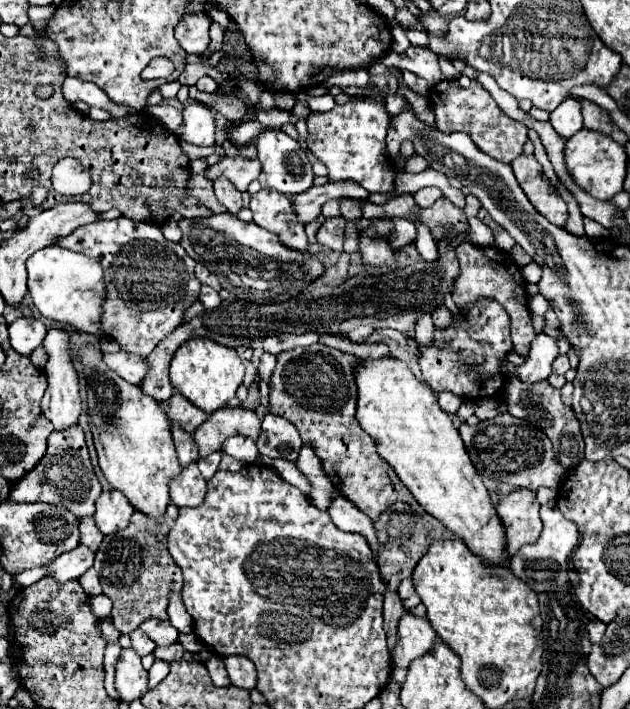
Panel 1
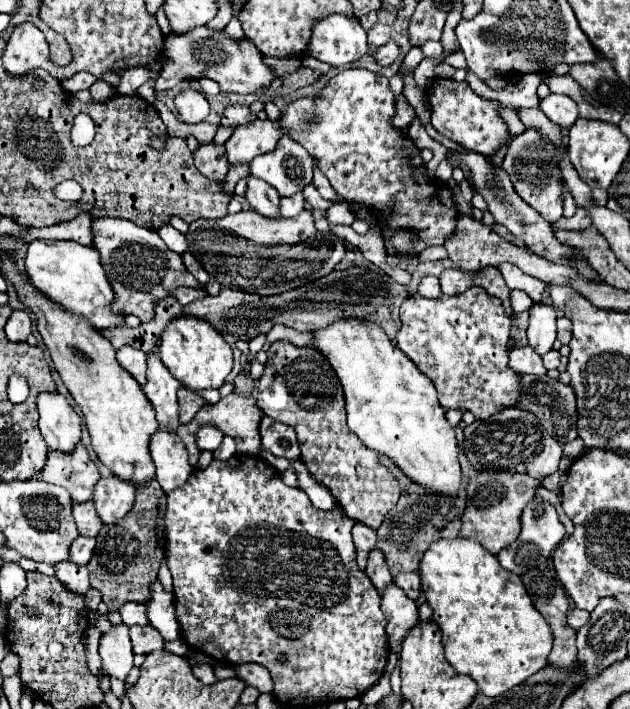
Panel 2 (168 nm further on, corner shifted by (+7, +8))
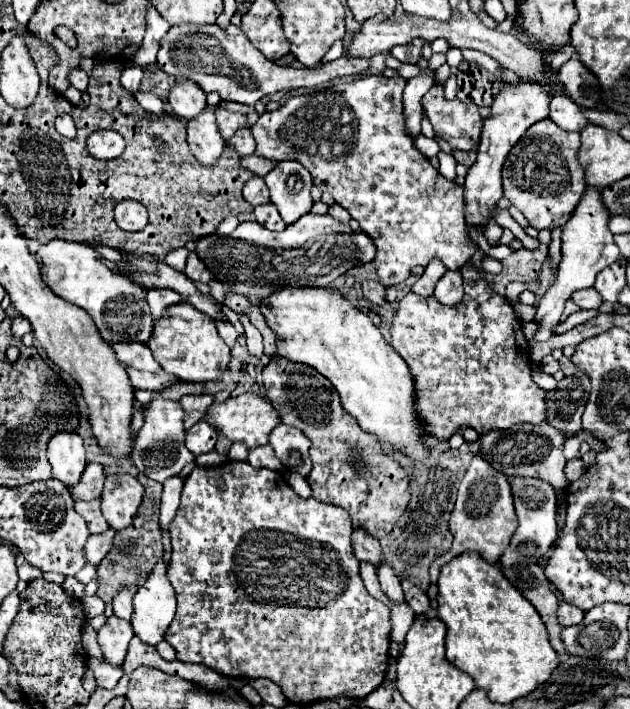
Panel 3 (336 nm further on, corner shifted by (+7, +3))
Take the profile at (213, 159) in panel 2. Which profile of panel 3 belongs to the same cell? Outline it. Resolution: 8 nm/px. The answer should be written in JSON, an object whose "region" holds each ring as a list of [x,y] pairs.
{"region":[[[210,110],[200,112],[188,120],[188,144],[196,160],[202,164],[216,164],[224,150],[224,140],[216,128],[216,116]]]}

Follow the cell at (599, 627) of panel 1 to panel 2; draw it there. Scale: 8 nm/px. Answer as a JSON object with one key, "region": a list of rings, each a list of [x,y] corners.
{"region":[[[570,609],[568,611],[568,625],[572,629],[584,627],[588,621],[590,621],[590,613],[588,611],[582,611],[582,609]]]}

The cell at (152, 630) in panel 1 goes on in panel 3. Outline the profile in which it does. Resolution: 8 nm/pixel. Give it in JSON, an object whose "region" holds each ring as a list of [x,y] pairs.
{"region":[[[128,586],[128,588],[122,588],[114,600],[112,600],[112,606],[114,606],[114,614],[118,618],[124,618],[124,620],[130,620],[132,616],[132,596],[136,594],[136,586]]]}

